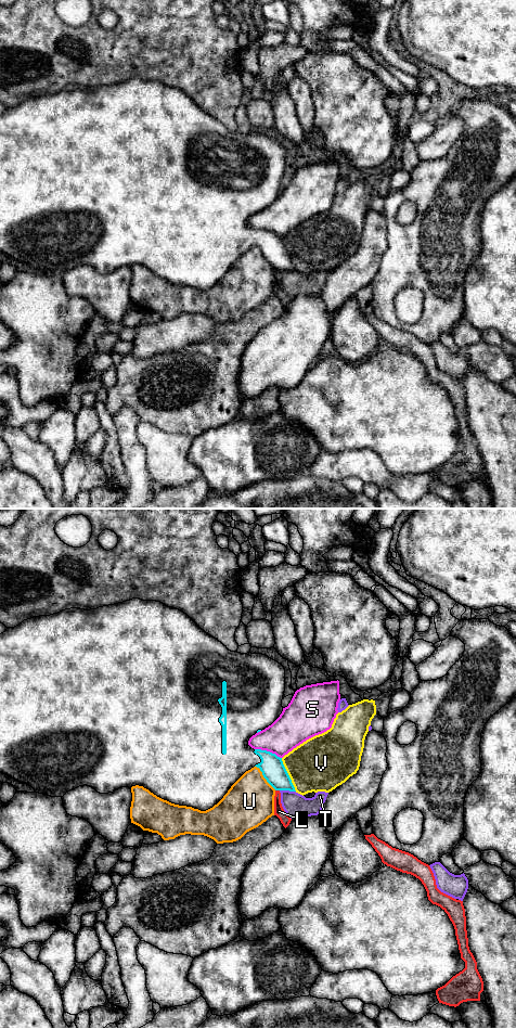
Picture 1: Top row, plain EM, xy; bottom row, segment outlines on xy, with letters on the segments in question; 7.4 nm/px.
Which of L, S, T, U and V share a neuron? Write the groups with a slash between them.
L / S / T / U / V

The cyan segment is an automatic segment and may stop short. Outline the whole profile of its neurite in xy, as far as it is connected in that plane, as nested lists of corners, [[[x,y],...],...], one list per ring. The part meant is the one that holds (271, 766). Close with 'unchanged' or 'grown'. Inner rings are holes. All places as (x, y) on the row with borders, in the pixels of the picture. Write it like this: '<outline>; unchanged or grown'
[[[132,599],[96,609],[70,608],[50,616],[34,617],[0,634],[0,772],[31,786],[36,793],[51,797],[63,797],[67,792],[85,785],[100,794],[139,785],[171,803],[201,811],[217,805],[231,786],[254,767],[260,769],[275,790],[296,792],[282,758],[248,745],[253,735],[271,725],[282,713],[284,691],[285,669],[281,664],[262,654],[229,651],[186,614],[160,602]]]; grown

